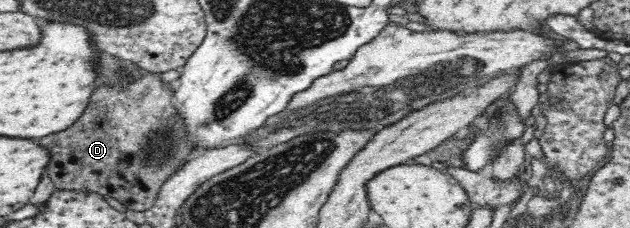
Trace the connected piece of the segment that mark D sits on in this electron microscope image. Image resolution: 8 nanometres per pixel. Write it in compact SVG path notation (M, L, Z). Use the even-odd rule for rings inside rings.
M132 63L126 64L124 72L134 76L136 81L116 87L97 87L90 95L84 115L76 123L66 131L38 139L38 143L54 153L50 155L45 169L56 190L82 191L112 197L128 210L143 212L153 206L162 185L176 171L176 165L187 162L197 152L192 151L188 134L184 134L184 121L172 104L175 84L164 83L159 74L140 70Z

